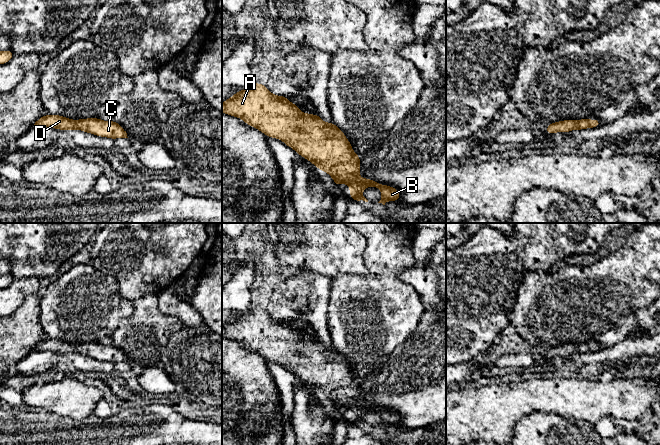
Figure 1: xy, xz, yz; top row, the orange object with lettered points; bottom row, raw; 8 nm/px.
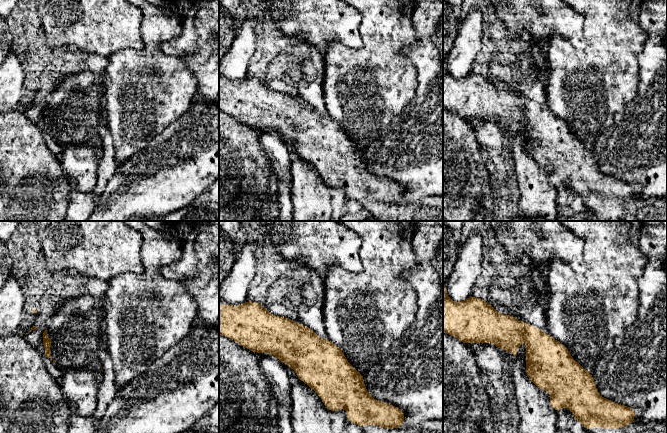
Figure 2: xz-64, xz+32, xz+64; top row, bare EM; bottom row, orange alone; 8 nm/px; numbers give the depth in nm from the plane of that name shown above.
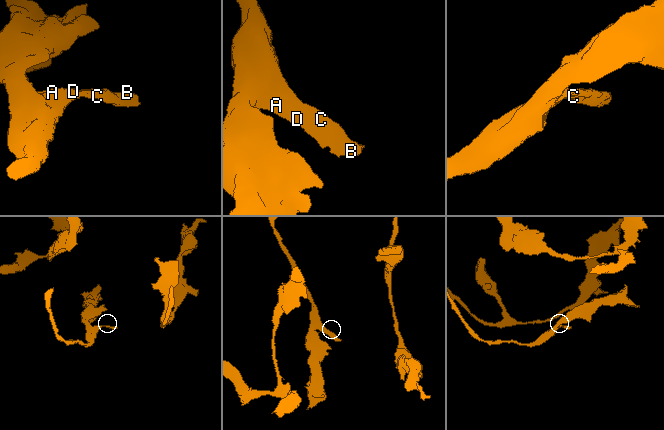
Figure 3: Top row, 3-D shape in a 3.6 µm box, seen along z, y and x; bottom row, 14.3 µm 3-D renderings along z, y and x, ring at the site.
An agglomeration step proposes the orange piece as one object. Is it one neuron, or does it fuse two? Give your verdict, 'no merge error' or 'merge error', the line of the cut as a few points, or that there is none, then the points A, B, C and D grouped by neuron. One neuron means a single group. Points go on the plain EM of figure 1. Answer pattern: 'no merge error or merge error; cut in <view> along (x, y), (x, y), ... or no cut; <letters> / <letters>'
no merge error; no cut; A B C D

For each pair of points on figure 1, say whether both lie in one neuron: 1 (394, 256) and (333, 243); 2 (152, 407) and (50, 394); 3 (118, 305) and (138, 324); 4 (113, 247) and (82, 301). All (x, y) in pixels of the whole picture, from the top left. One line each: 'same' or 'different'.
1: different
2: different
3: different
4: different

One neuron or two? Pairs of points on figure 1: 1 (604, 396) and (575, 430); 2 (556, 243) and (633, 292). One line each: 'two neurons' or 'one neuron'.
1: two neurons
2: two neurons

